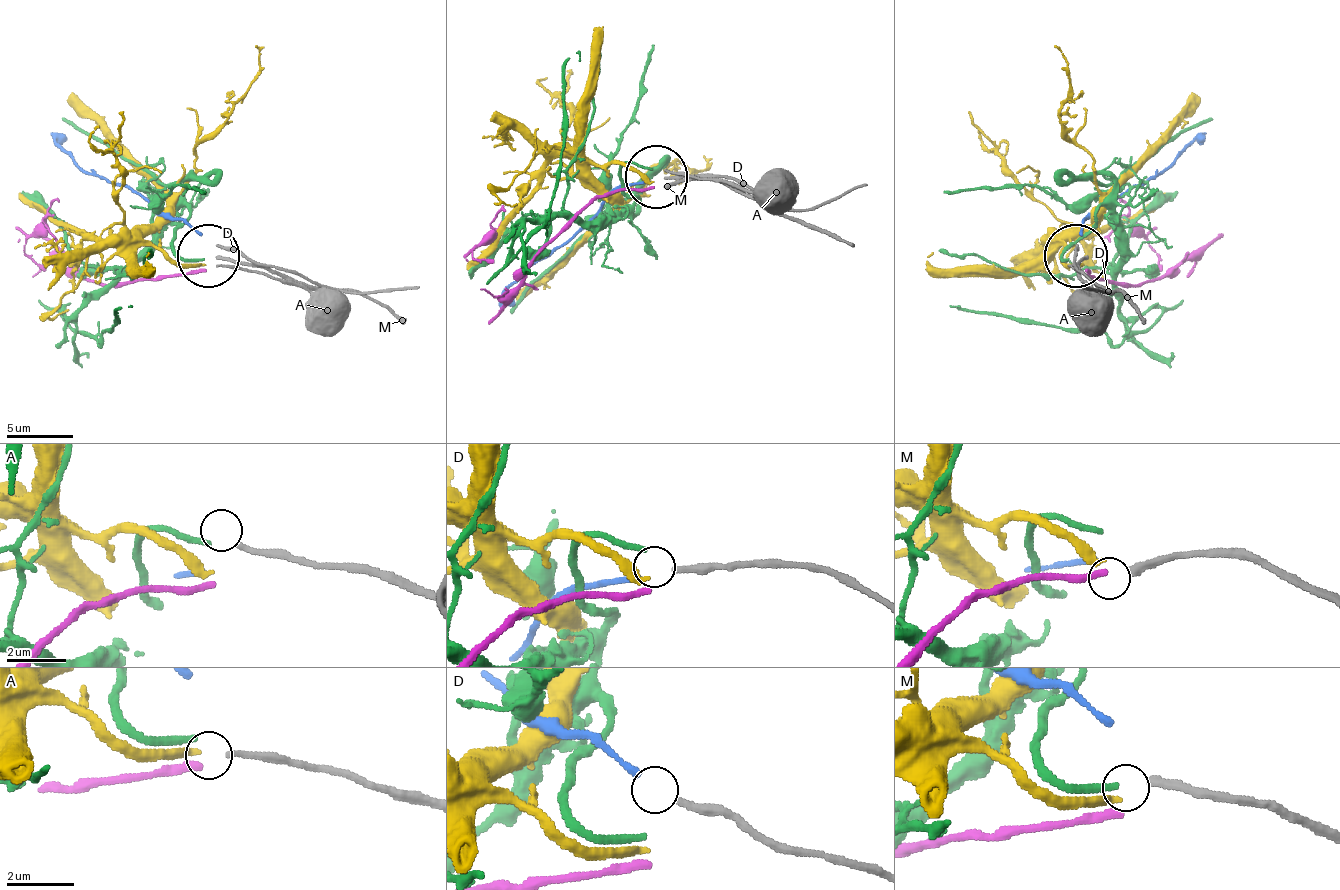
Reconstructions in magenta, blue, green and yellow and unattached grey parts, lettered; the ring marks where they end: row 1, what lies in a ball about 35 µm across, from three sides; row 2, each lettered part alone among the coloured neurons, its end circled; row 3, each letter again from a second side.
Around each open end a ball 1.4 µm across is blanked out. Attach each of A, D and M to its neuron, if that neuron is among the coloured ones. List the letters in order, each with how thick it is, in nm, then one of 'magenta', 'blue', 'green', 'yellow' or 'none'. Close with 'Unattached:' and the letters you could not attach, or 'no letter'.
A: 160 nm thick; none
D: 240 nm thick; blue
M: 280 nm thick; none
Unattached: A, M

